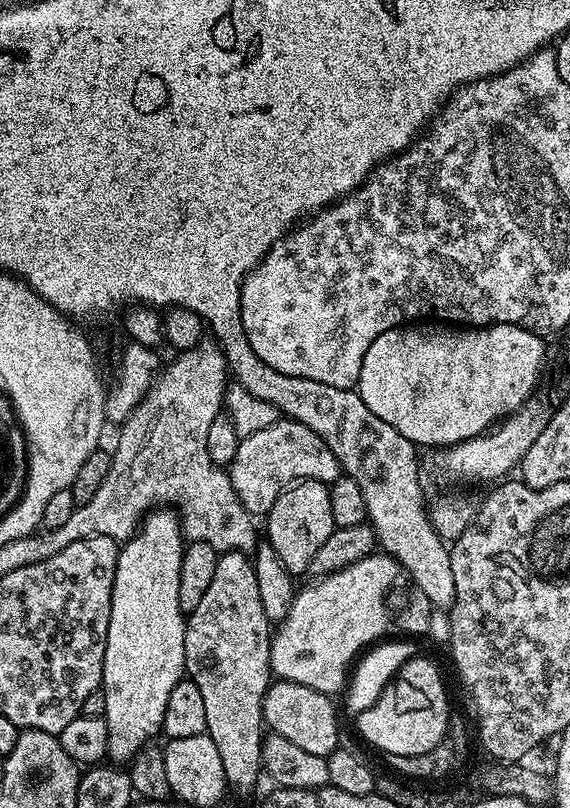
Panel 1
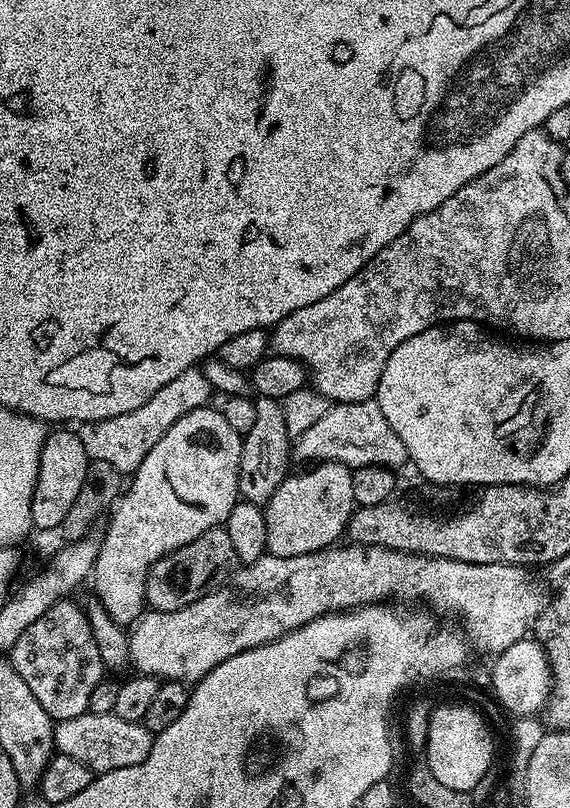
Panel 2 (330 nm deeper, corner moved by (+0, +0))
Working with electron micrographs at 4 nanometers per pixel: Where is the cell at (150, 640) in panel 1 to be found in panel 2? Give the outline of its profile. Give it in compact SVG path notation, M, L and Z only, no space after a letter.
M205 406L202 408L190 410L184 416L178 418L176 422L165 434L155 442L153 449L146 454L138 466L136 472L131 473L130 480L132 485L123 489L122 495L116 501L114 507L111 509L110 515L107 517L108 529L102 532L102 539L100 542L100 549L98 550L98 558L92 567L92 574L90 577L90 584L96 587L95 599L106 610L106 614L112 621L121 626L131 626L140 619L142 613L146 608L146 601L144 599L144 591L146 590L146 578L150 566L154 566L154 562L158 562L158 558L162 558L166 554L170 554L174 550L178 550L182 546L186 546L190 542L194 542L194 538L198 538L198 534L206 534L206 530L211 528L219 528L227 520L230 510L234 510L234 506L240 500L240 491L238 490L238 470L240 469L240 455L242 454L242 446L240 445L242 437L231 428L230 422L226 422L223 411L212 409L212 406Z

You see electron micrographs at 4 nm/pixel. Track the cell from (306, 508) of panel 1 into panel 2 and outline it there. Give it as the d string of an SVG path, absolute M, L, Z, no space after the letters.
M322 460L313 463L307 470L285 476L282 486L274 490L274 494L263 505L264 517L266 518L266 546L267 555L278 558L294 558L298 554L310 554L320 552L323 548L333 547L337 543L339 536L345 535L348 520L352 517L354 509L357 507L354 502L354 490L352 489L350 478L352 469L338 462Z

